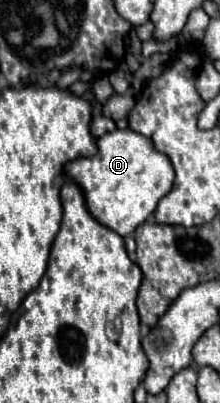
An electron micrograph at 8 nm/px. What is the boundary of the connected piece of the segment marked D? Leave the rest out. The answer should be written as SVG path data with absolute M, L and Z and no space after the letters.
M117 128L115 132L107 132L105 136L101 136L97 140L97 146L99 146L99 150L95 156L75 158L73 162L69 162L65 166L65 172L67 172L67 176L71 176L71 180L75 184L79 184L83 188L89 212L101 224L115 230L119 236L127 236L127 234L135 232L135 228L139 224L143 224L155 212L157 202L171 190L173 180L175 180L175 172L173 172L169 158L163 152L159 152L149 138L145 138L143 134L137 134L129 128L121 128L121 130Z

